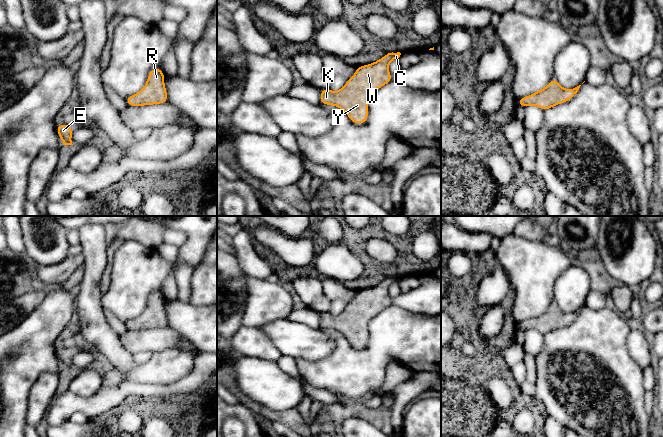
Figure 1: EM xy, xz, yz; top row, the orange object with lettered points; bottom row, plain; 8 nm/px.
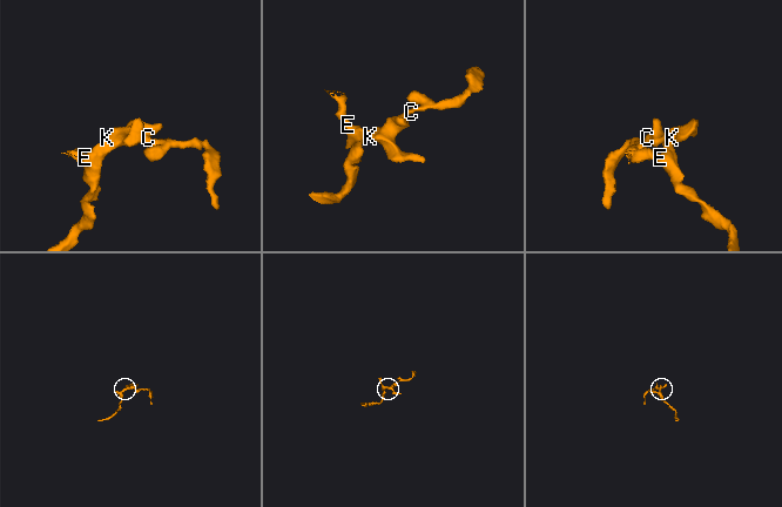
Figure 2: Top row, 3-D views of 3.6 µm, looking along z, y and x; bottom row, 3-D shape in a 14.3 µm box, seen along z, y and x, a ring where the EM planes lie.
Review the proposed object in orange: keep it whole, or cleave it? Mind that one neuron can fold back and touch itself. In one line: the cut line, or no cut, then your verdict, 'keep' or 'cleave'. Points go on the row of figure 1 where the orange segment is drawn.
cut none; keep

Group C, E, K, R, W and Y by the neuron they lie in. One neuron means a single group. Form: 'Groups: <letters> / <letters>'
Groups: C E K R W Y

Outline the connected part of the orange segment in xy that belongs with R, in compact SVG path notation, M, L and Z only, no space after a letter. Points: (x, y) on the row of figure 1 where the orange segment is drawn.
M153 68L142 90L125 99L128 106L145 106L163 104L168 101L167 90L164 85L164 72L160 68Z

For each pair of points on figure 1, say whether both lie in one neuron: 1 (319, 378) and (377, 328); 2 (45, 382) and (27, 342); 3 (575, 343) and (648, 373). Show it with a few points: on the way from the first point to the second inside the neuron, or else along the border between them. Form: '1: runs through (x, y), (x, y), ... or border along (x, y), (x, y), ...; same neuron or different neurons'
1: runs through (337, 374), (346, 374), (374, 346); same neuron
2: border along (58, 373), (43, 373), (33, 384), (29, 394); different neurons
3: border along (641, 370), (645, 390); different neurons

